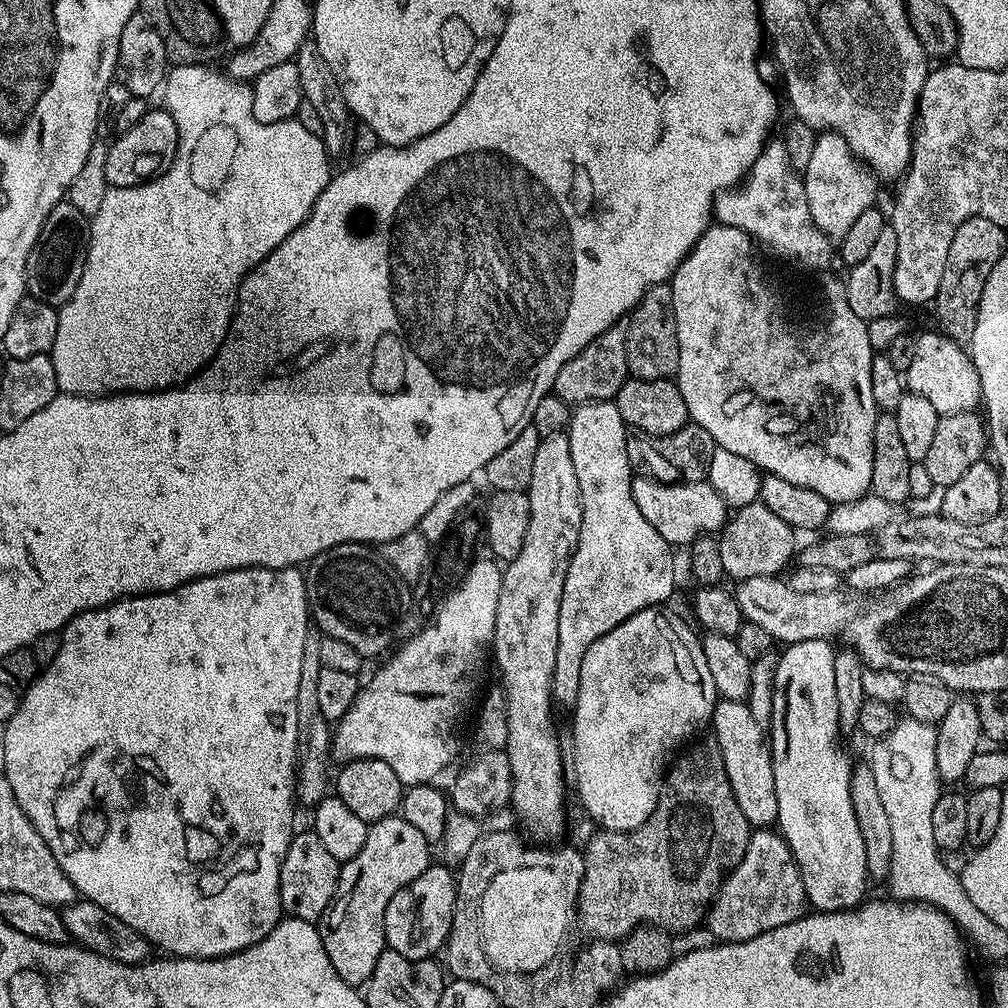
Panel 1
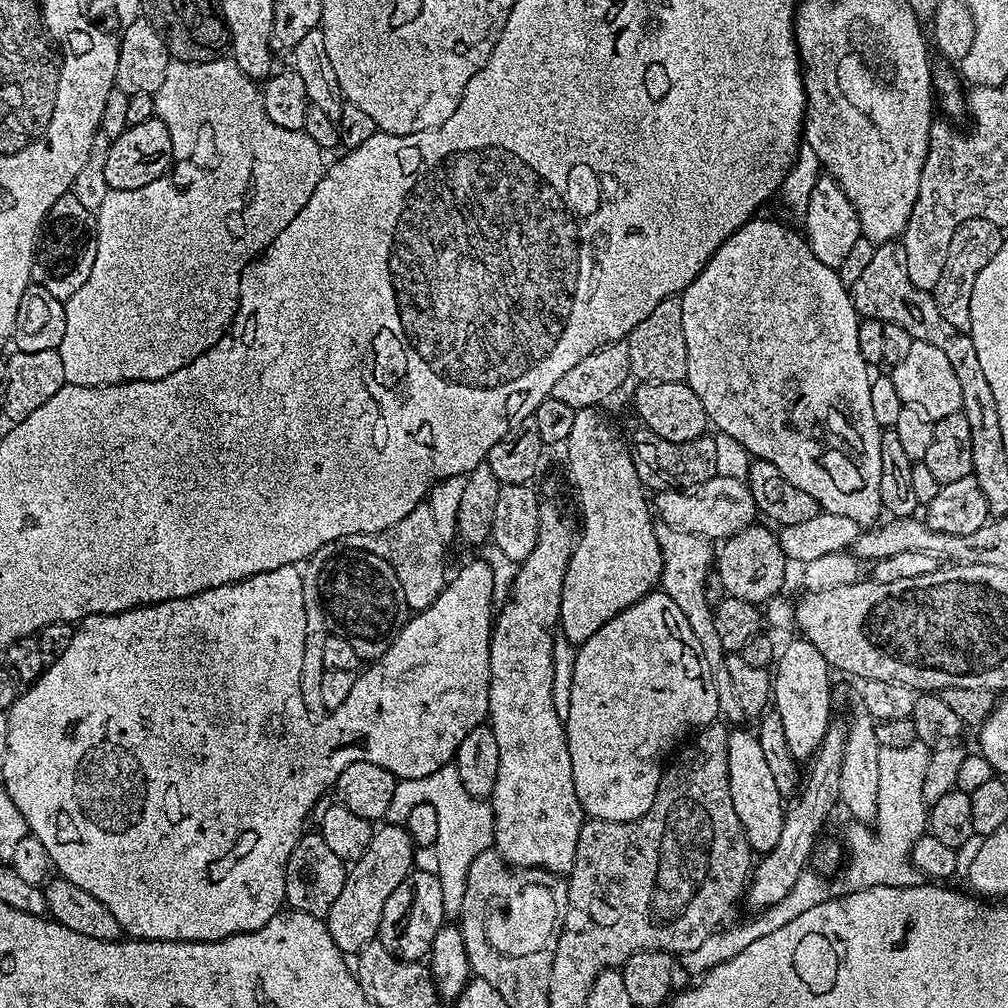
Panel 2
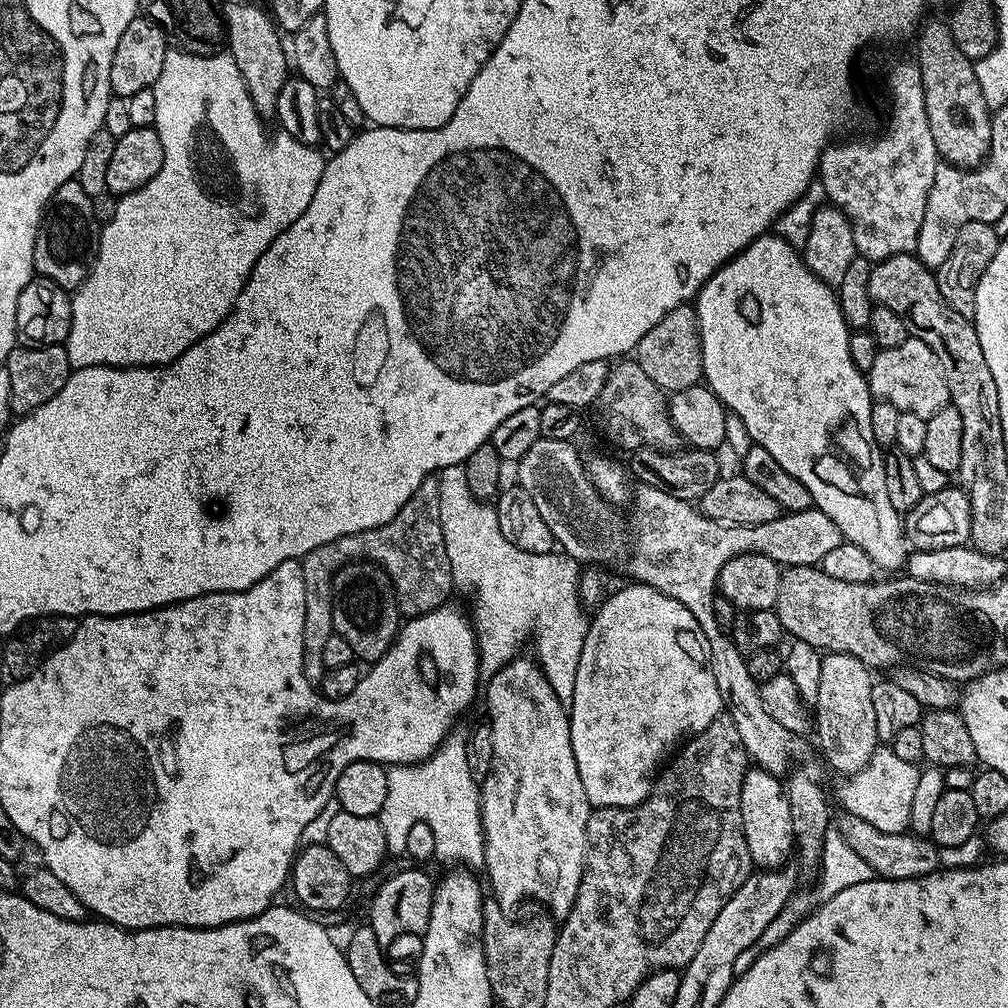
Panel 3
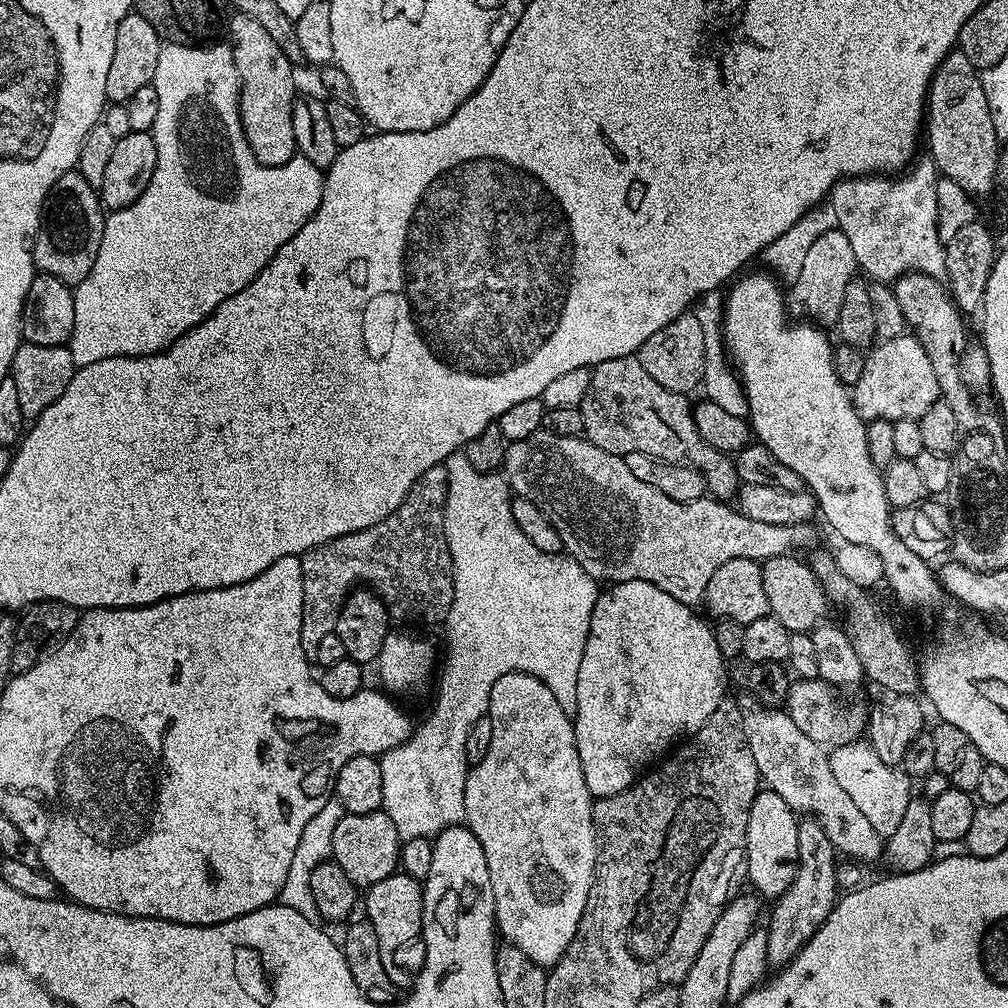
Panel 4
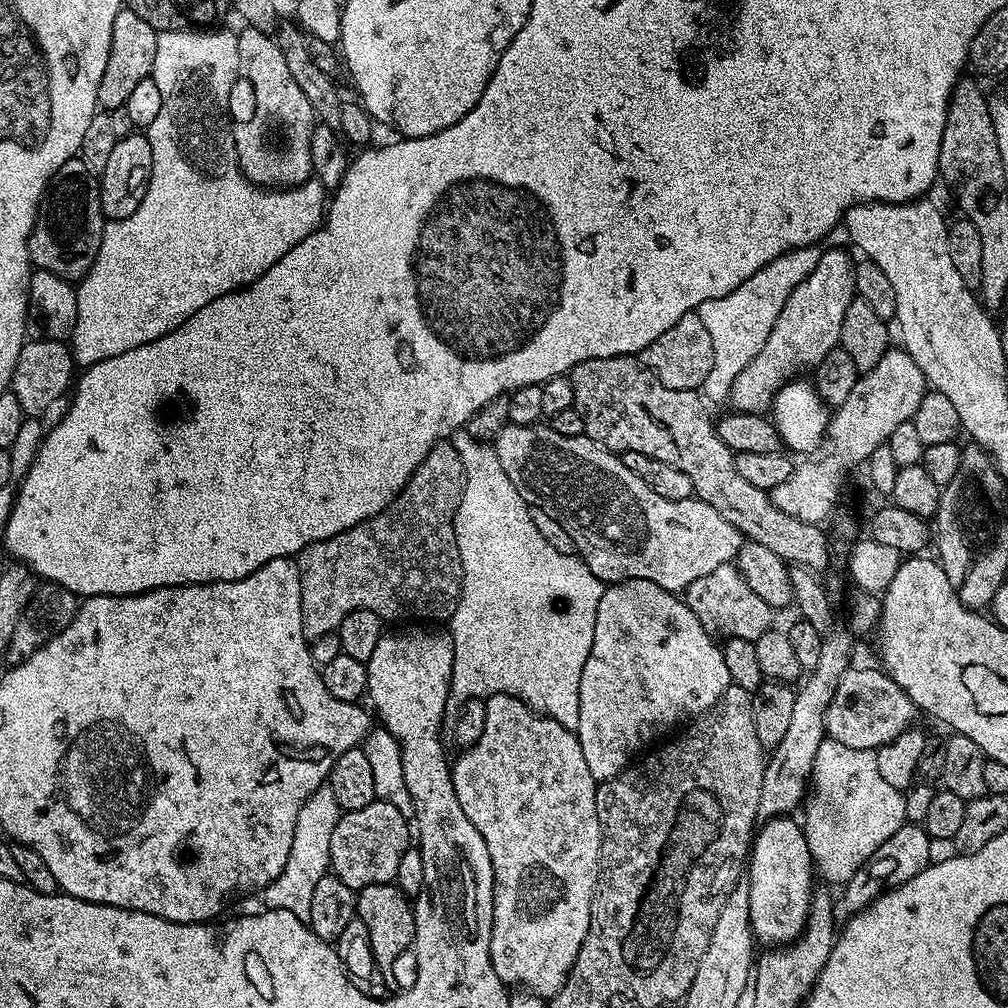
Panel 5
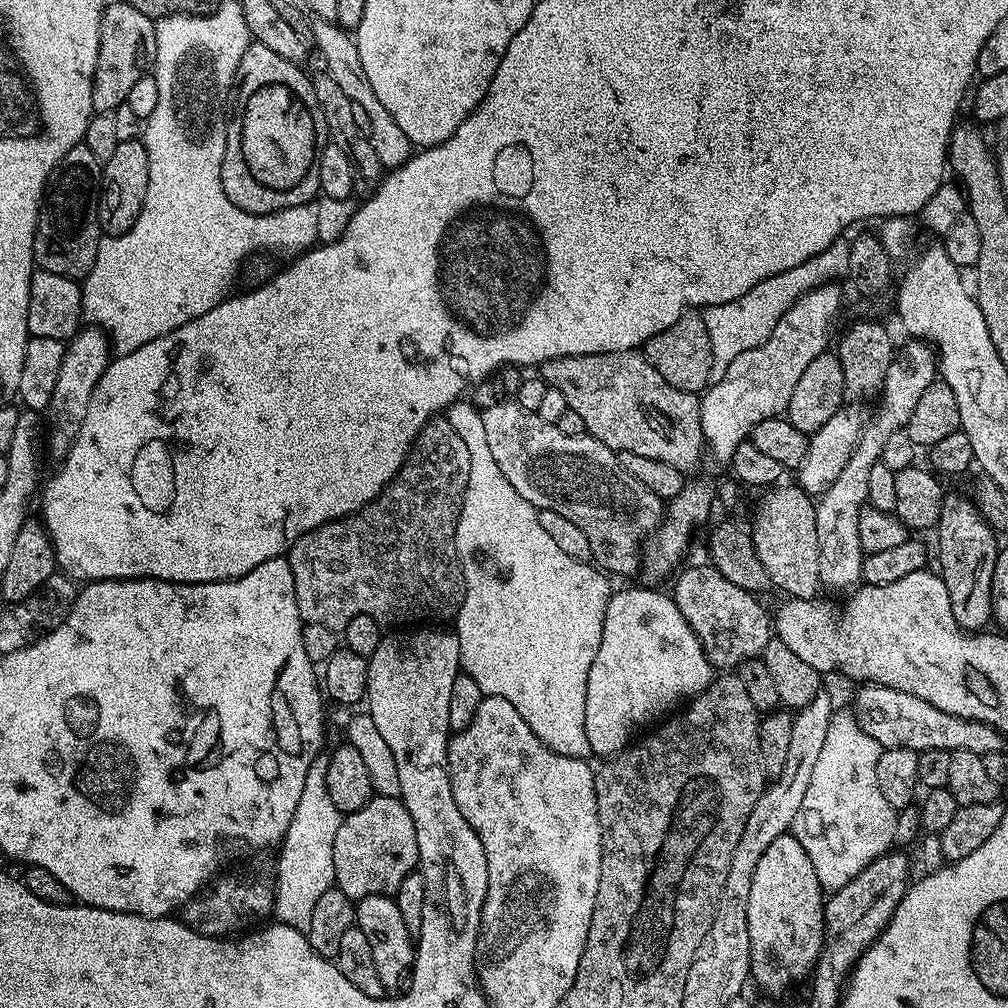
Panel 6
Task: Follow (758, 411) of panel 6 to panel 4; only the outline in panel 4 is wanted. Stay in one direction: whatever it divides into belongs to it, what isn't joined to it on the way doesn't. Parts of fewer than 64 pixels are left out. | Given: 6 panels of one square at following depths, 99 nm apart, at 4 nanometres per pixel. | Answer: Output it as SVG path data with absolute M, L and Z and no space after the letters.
M838 227L826 230L826 234L818 234L814 238L810 251L802 265L798 278L790 286L790 308L793 313L801 312L817 326L835 325L838 310L842 310L842 298L846 294L846 286L857 279L858 267L846 234Z

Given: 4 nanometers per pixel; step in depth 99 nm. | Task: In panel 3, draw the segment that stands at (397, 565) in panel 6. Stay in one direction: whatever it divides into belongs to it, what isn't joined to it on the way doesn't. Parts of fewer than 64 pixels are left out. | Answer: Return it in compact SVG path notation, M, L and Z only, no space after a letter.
M427 476L422 482L422 486L418 486L418 490L414 490L414 494L410 494L410 498L406 502L406 506L402 506L402 510L398 510L398 514L394 514L394 518L390 518L390 522L386 522L382 526L377 528L371 528L370 530L362 530L358 534L350 534L349 536L343 536L338 538L334 542L330 542L326 546L318 546L314 550L310 550L302 558L302 578L304 579L304 585L306 586L306 614L304 615L304 621L302 622L302 646L304 647L304 673L306 678L313 682L318 682L324 677L325 666L322 662L322 645L326 642L326 638L333 636L332 630L332 573L335 569L341 568L343 564L350 564L353 560L371 560L379 568L383 568L384 573L392 579L392 585L396 587L396 595L400 601L400 610L405 617L411 618L414 616L421 616L427 612L433 612L436 608L443 608L449 603L448 595L454 592L454 585L452 583L452 567L450 562L446 558L446 546L444 545L444 539L442 538L442 522L440 521L440 481L436 476Z

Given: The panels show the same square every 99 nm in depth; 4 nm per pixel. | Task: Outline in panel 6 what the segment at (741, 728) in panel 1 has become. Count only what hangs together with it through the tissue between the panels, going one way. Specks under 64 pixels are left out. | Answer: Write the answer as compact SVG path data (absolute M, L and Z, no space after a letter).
M791 834L774 838L754 870L754 882L750 882L746 906L746 922L750 926L750 976L754 984L756 980L757 986L768 992L784 992L815 969L824 941L825 899L826 893L820 887L818 874L814 874L814 865L806 850L802 850L802 842Z

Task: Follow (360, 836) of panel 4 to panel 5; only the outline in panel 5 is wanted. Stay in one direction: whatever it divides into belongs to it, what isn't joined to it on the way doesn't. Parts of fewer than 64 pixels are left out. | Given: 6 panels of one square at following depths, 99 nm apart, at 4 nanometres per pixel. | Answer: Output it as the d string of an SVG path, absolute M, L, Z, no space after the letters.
M375 799L357 812L344 812L341 815L338 826L334 826L334 834L330 834L330 868L331 871L346 886L354 890L374 886L375 884L391 884L398 874L398 862L402 854L410 847L410 820L405 813L398 810L398 806L391 804L389 800Z

